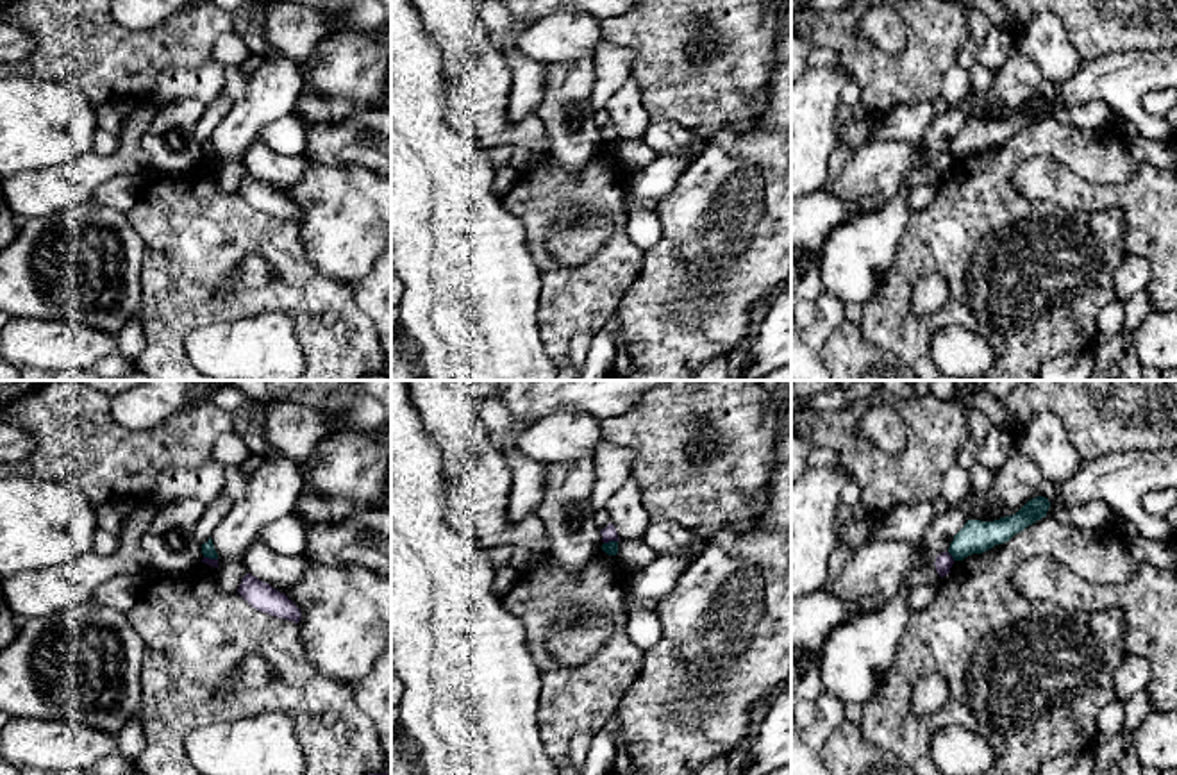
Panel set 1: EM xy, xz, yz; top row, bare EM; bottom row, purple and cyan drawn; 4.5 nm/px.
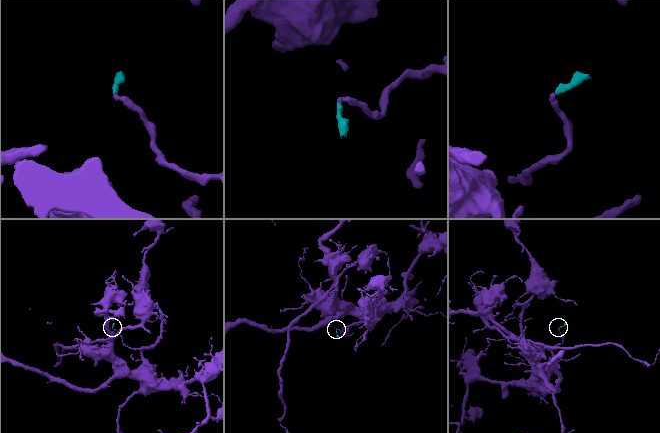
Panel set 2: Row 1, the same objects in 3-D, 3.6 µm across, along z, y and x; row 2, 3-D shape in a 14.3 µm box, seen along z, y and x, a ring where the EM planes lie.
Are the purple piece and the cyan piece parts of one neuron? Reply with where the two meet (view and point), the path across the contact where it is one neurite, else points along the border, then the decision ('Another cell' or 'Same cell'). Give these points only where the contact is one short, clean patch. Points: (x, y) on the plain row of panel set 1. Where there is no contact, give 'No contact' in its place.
Touches purple at yz (951, 156). Boundary: yz (947, 152), (954, 159). Another cell

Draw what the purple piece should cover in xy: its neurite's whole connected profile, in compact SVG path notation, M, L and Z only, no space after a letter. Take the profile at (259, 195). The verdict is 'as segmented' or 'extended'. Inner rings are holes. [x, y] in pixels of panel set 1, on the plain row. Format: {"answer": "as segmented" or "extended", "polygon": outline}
{"answer": "as segmented", "polygon": "M252 173L241 179L238 193L257 211L275 218L284 218L298 223L302 220L300 209L270 184L259 180Z"}

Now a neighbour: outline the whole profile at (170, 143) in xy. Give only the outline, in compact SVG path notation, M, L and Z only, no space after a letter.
M180 98L157 112L141 138L141 146L154 171L177 177L202 162L204 154L195 138L195 129L204 111L205 104Z

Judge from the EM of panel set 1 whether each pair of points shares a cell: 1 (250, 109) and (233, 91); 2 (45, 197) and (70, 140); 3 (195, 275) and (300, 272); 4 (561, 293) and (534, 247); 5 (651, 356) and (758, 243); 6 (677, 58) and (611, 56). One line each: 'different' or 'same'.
1: different
2: different
3: same
4: same
5: same
6: different

